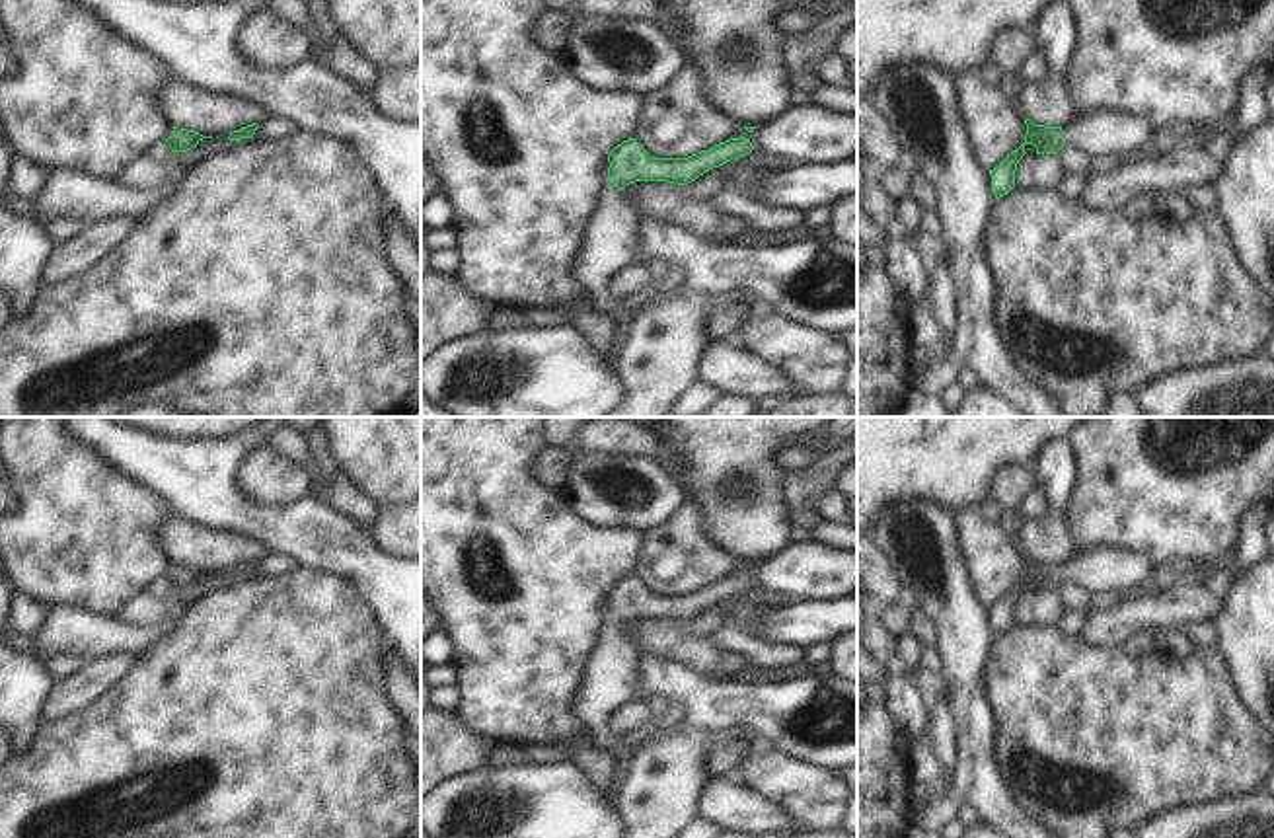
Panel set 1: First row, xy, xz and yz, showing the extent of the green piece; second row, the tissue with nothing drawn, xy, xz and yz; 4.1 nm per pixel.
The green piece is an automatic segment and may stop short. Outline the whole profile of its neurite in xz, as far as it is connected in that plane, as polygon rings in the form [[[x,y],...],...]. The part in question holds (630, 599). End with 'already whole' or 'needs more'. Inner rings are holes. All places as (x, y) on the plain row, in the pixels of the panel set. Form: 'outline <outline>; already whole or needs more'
outline [[[731,573],[688,594],[655,594],[635,575],[629,575],[608,590],[608,618],[602,622],[598,641],[586,661],[573,711],[586,727],[592,744],[612,754],[614,772],[625,770],[625,754],[631,746],[610,731],[610,713],[631,700],[645,700],[639,690],[643,653],[627,639],[621,626],[635,618],[688,622],[705,608],[738,596],[752,587],[748,575]]]; needs more

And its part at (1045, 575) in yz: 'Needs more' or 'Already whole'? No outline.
Needs more.

